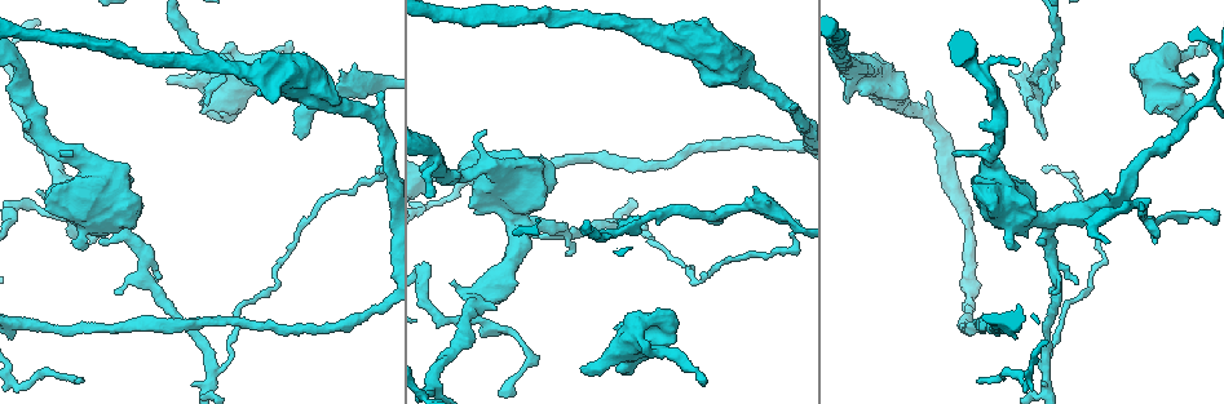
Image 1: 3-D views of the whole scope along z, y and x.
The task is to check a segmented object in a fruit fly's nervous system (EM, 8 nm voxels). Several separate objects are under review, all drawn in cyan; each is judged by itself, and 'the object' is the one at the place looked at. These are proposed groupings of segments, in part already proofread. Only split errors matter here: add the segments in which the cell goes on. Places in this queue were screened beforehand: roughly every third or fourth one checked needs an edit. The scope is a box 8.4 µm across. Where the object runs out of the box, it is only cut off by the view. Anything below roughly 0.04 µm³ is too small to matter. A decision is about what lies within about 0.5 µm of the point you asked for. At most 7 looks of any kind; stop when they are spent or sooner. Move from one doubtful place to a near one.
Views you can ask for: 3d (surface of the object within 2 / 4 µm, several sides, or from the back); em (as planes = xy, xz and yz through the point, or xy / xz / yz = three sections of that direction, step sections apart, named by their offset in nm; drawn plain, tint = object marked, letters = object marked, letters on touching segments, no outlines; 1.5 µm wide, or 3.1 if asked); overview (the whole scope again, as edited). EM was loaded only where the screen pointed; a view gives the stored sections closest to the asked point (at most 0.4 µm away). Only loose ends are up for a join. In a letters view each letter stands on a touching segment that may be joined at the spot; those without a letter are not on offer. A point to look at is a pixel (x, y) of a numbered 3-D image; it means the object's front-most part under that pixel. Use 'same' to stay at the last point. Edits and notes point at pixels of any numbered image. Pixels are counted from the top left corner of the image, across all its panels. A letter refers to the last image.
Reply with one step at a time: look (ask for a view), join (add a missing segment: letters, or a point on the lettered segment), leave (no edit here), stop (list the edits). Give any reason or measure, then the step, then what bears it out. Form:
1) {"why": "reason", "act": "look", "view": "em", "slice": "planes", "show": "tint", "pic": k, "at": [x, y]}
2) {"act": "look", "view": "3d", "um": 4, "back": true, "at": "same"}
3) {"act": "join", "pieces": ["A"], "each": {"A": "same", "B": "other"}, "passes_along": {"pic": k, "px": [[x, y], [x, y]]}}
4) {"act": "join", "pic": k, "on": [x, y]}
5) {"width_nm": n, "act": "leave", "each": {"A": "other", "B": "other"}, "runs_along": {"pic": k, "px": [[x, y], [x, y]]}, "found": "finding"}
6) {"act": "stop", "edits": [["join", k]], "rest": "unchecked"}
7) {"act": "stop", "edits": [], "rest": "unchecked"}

{"why": "branch stops here", "act": "look", "view": "3d", "um": 4, "back": true, "pic": 1, "at": [1150, 111]}

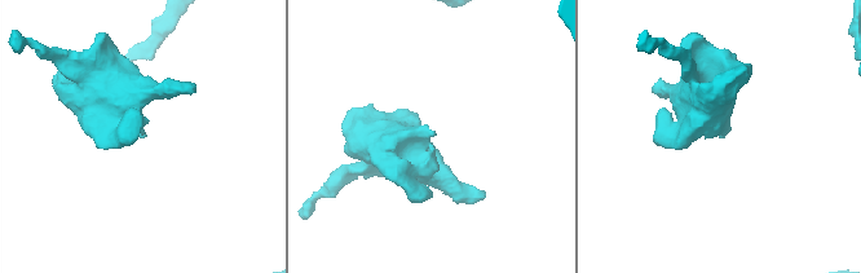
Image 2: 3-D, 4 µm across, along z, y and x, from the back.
{"why": "now the EM", "act": "look", "view": "em", "slice": "planes", "show": "tint", "pic": 2, "at": [146, 135]}

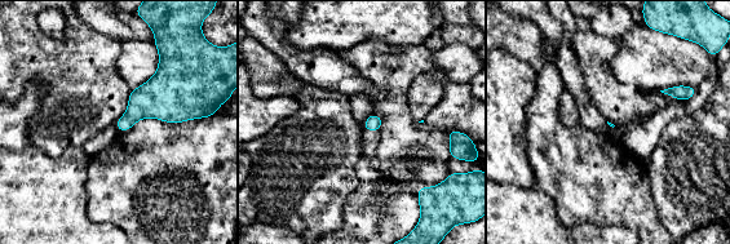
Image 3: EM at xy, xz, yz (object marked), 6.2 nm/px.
{"why": "see the neighbours", "act": "look", "view": "em", "slice": "planes", "show": "letters", "at": "same"}

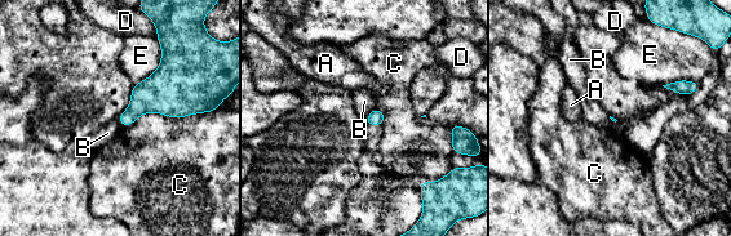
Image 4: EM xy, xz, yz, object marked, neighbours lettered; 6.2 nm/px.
{"longest_contact_nm": ["C", 480], "act": "leave", "each": {"A": "other", "B": "other", "C": "other", "D": "other", "E": "other"}, "found": "none of them fits"}

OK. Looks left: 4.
{"why": "branch stops here", "act": "look", "view": "em", "slice": "xy", "step": 8, "show": "tint", "pic": 1, "at": [697, 380]}

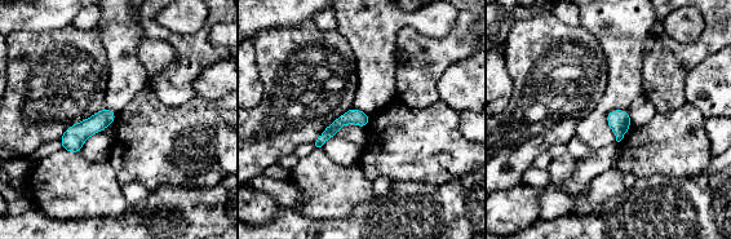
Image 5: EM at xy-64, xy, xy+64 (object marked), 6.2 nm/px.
{"act": "look", "view": "em", "slice": "planes", "show": "letters", "at": "same"}

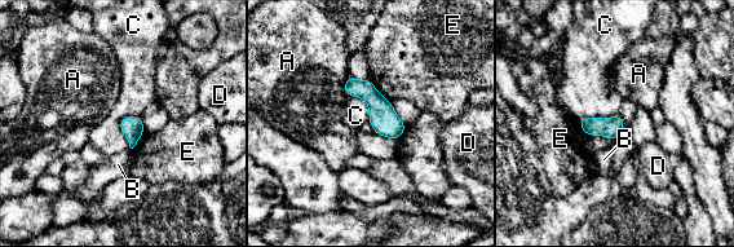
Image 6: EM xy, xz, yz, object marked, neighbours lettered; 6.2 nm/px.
{"longest_contact_nm": ["C", 220], "act": "leave", "each": {"A": "other", "B": "other", "C": "other", "D": "other", "E": "other"}, "runs_along": {"pic": 6, "px": [[349, 80], [379, 106], [396, 136]]}, "found": "no lettered segment goes on from it"}

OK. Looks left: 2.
{"why": "an open end", "act": "look", "view": "3d", "um": 4, "pic": 1, "at": [973, 178]}

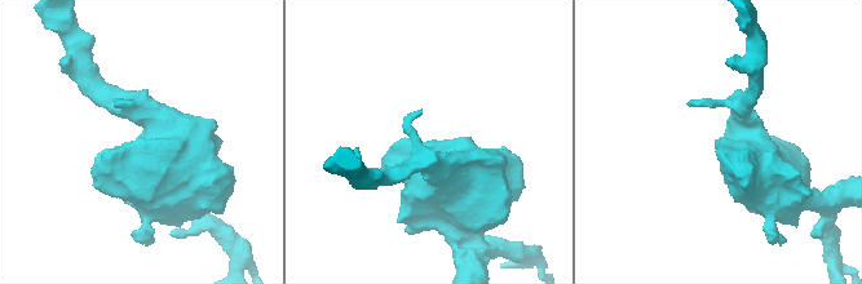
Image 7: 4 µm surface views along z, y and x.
{"act": "look", "view": "em", "slice": "xy", "step": 4, "show": "letters", "pic": 7, "at": [434, 139]}

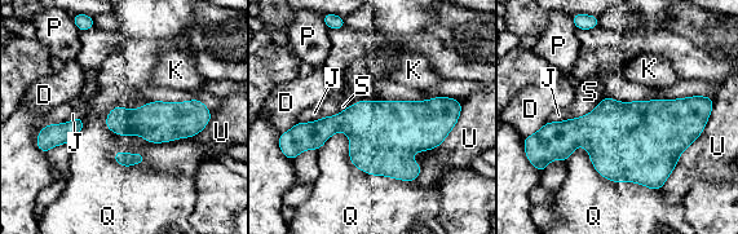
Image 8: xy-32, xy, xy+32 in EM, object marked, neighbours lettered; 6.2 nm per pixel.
{"act": "leave", "each": {"D": "other", "J": "other", "K": "other", "P": "other", "Q": "other", "S": "other", "U": "other"}, "found": "no lettered segment goes on from it"}

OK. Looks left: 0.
{"act": "stop", "edits": [], "rest": "unchecked"}

